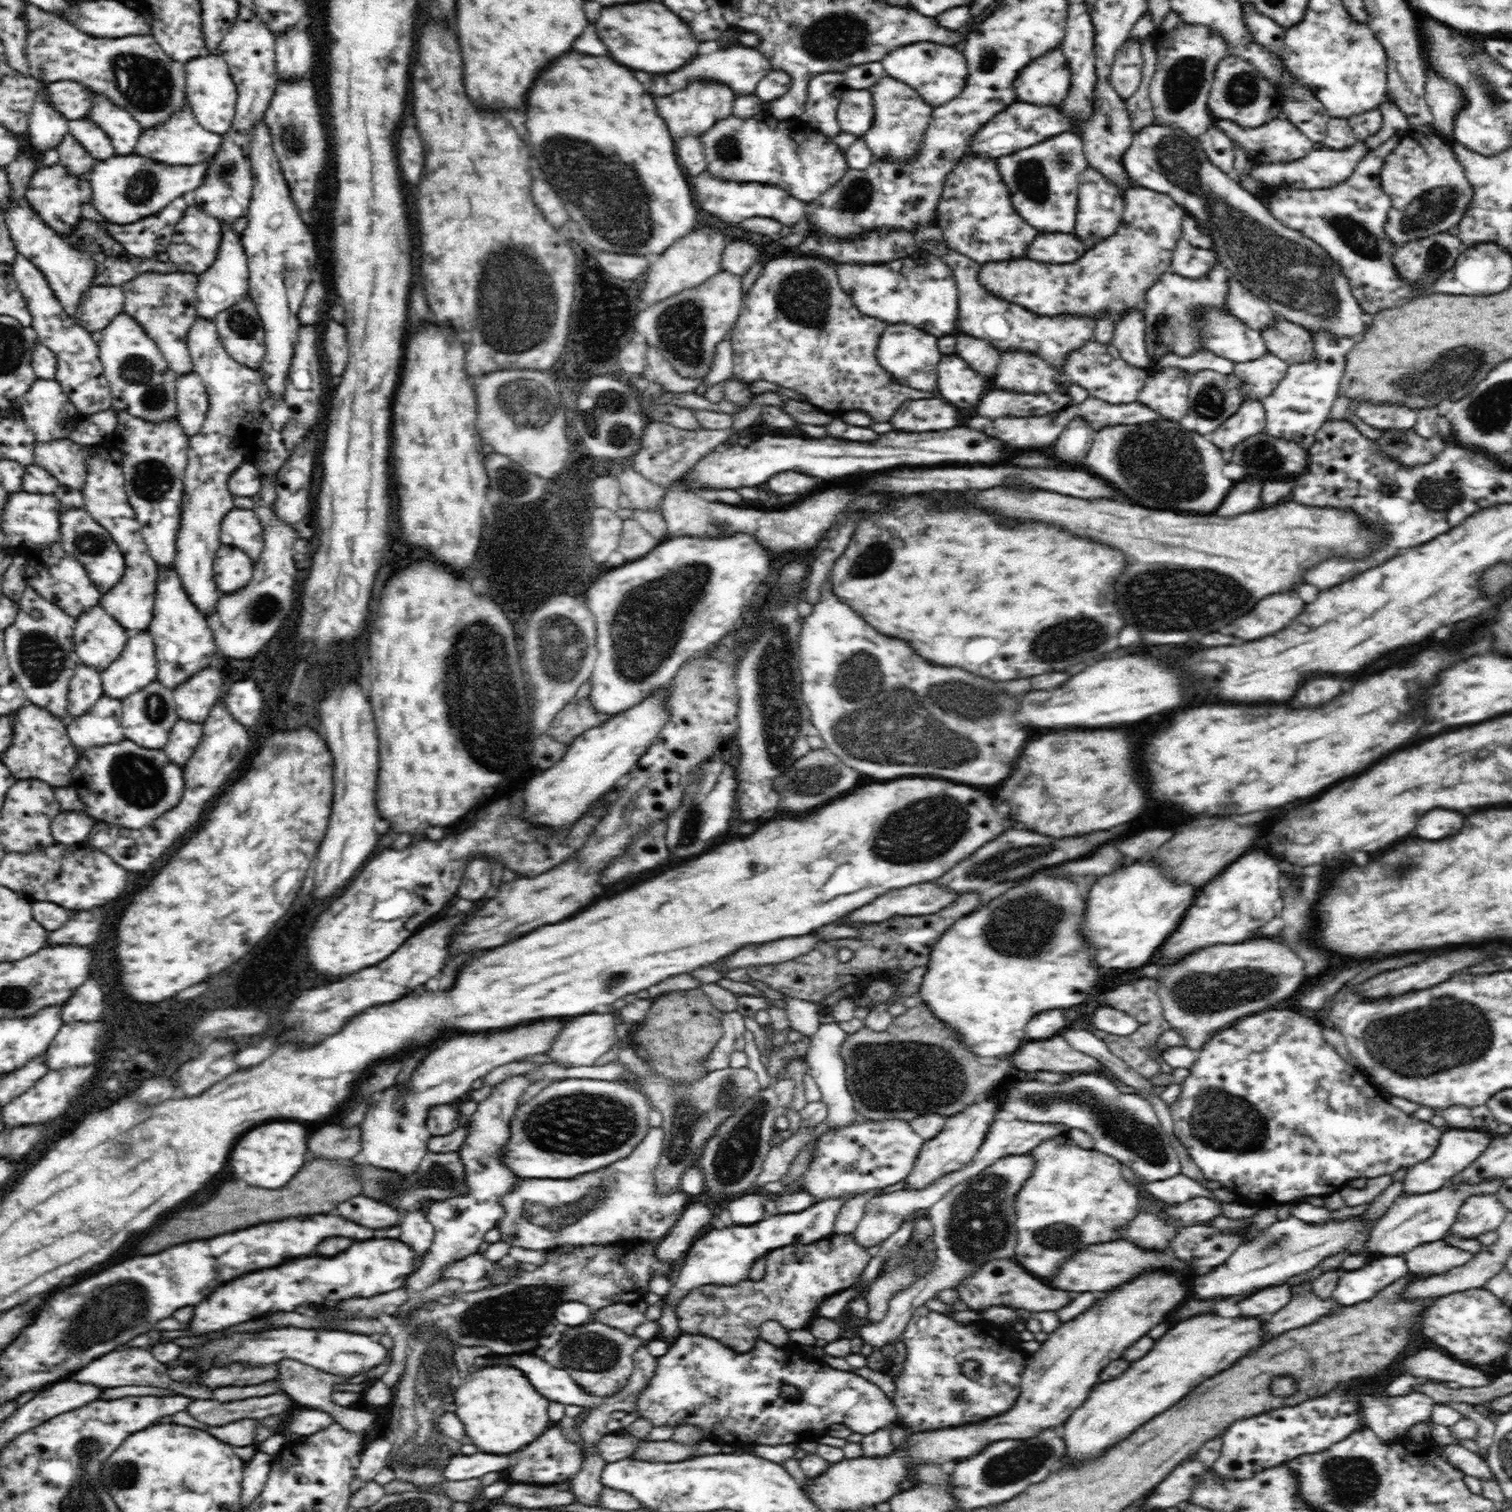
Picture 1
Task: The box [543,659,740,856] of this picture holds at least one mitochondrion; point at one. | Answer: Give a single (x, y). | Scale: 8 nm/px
(691, 825)

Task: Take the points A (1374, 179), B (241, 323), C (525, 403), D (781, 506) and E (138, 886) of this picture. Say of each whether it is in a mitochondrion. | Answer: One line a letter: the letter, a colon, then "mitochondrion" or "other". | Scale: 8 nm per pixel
A: other
B: mitochondrion
C: mitochondrion
D: other
E: other

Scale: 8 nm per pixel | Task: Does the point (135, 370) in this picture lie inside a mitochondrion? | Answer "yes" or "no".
yes

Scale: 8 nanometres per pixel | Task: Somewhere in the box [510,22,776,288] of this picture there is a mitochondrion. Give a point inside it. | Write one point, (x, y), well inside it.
(630, 224)

